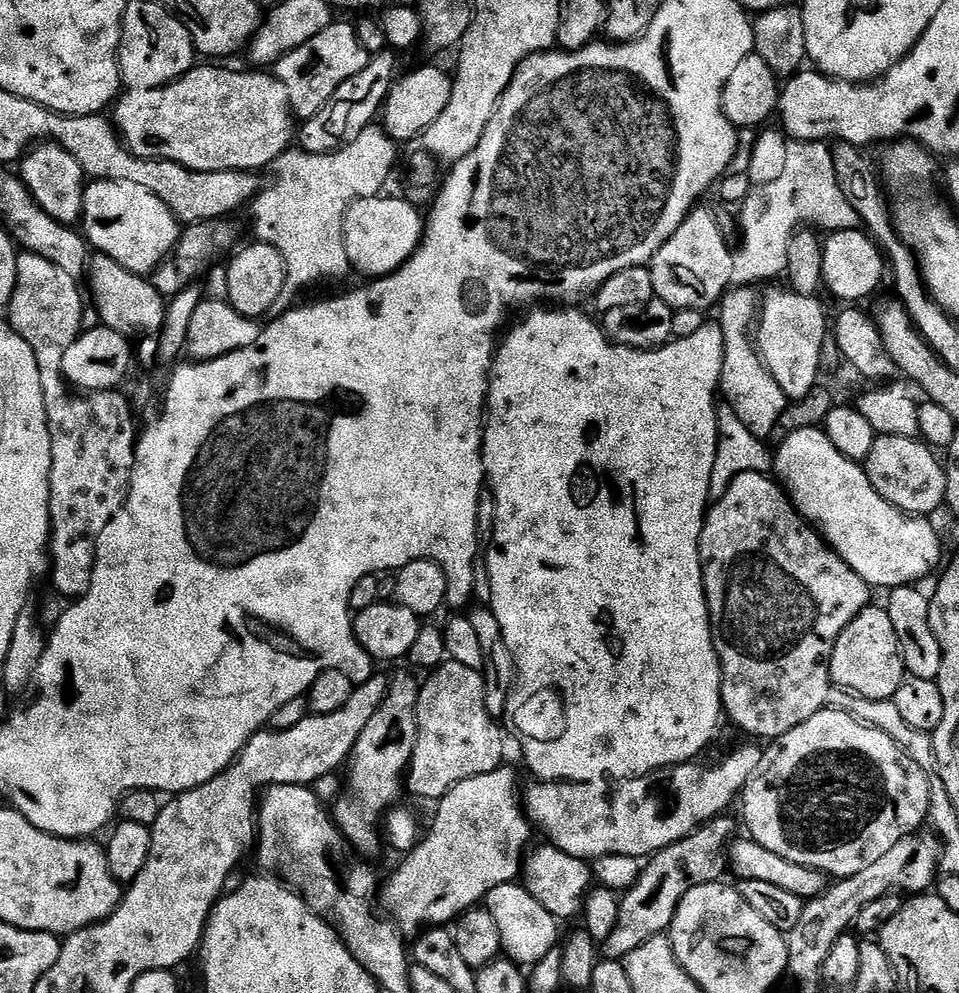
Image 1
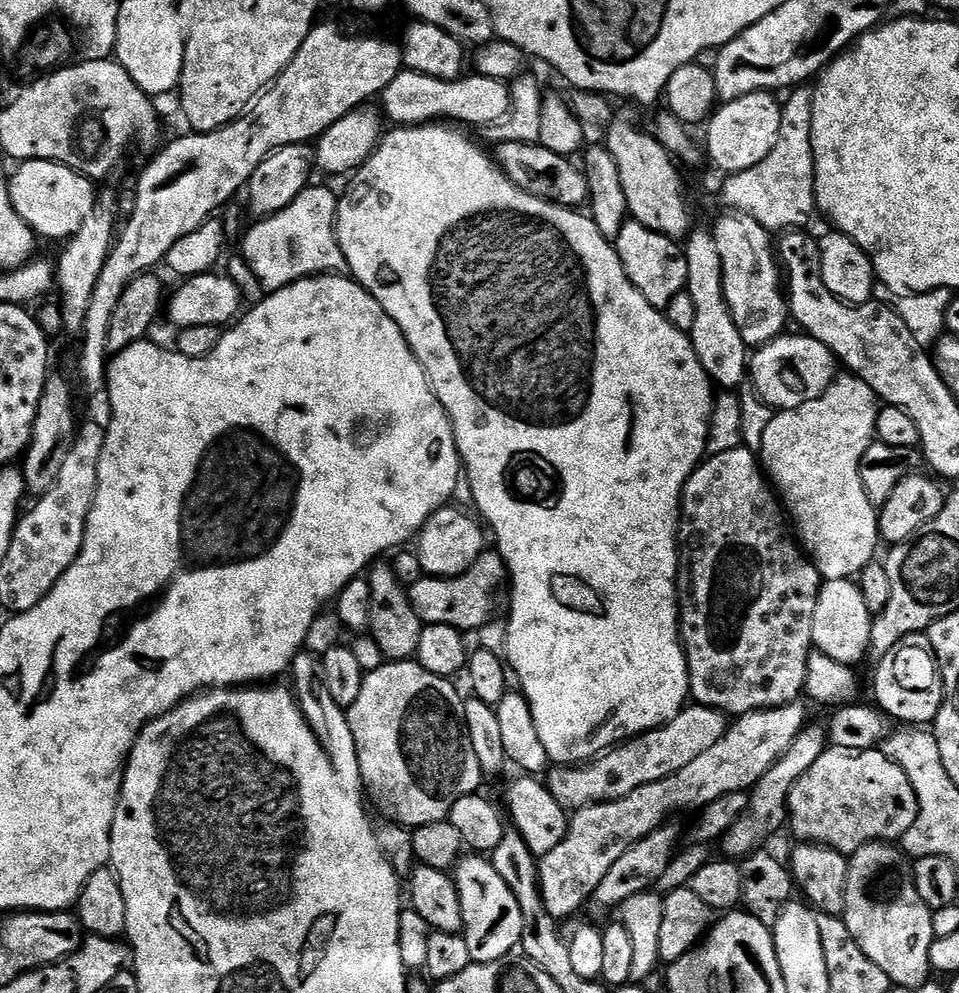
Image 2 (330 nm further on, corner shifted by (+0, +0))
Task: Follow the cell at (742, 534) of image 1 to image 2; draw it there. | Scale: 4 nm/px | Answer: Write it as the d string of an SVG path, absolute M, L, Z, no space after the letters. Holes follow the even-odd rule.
M741 446L734 450L726 450L726 454L708 456L700 467L692 472L692 477L684 487L684 499L680 509L679 543L682 545L683 559L686 561L686 572L688 568L688 576L692 579L692 589L689 590L685 600L683 597L680 604L680 639L684 645L684 656L688 660L691 699L704 708L716 708L728 718L739 718L751 712L762 712L767 708L781 708L787 704L797 703L805 695L806 662L809 654L814 651L812 642L814 606L818 606L822 577L816 565L808 559L801 545L794 539L786 523L785 509L771 483L766 479L759 459L749 448Z

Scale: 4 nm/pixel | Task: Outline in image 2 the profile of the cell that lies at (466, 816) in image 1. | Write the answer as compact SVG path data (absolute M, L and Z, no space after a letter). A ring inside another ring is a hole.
M693 703L685 706L663 728L653 728L635 742L613 747L583 766L553 767L547 773L549 776L546 776L546 783L552 796L566 810L579 810L587 804L602 804L606 800L626 798L626 794L638 790L638 786L658 782L670 774L678 774L678 770L684 766L690 766L694 758L699 758L705 750L714 746L714 742L722 739L729 727L723 712Z

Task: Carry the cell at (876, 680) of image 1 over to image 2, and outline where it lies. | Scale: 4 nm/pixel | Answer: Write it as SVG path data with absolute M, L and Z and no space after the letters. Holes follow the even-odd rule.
M824 580L820 585L818 606L814 606L813 645L834 662L853 666L869 655L872 646L872 621L874 614L866 610L866 598L862 598L859 583L852 580Z

